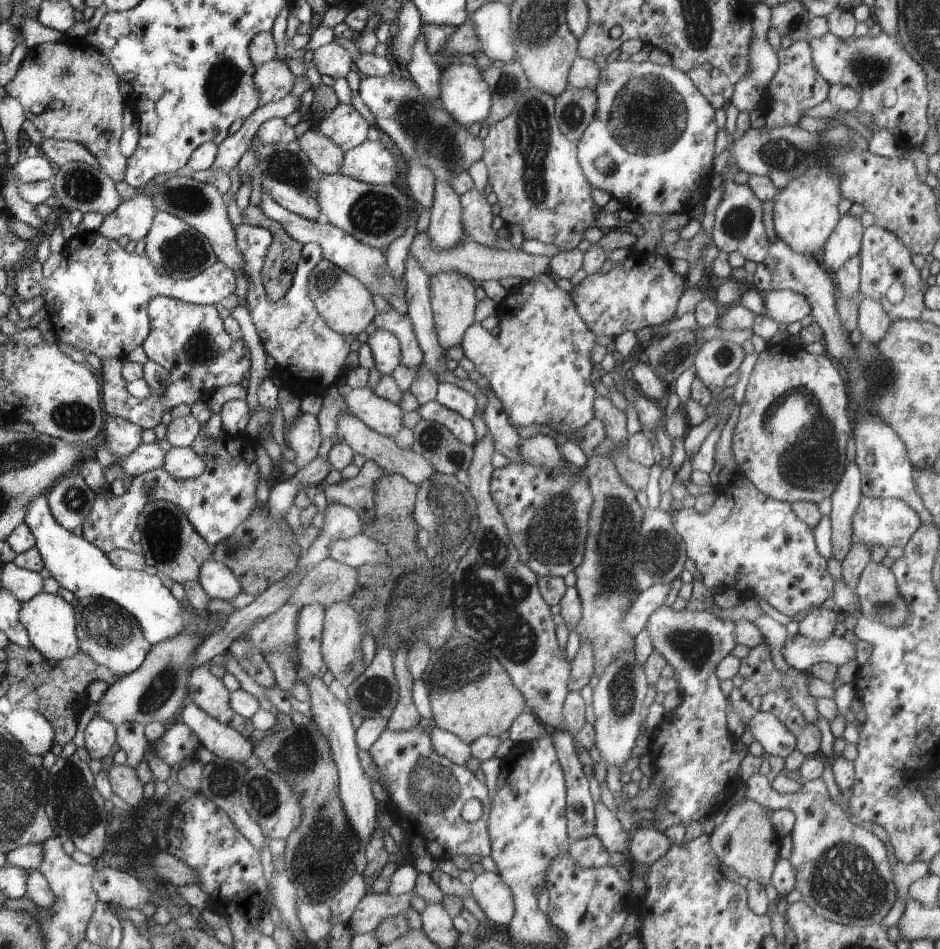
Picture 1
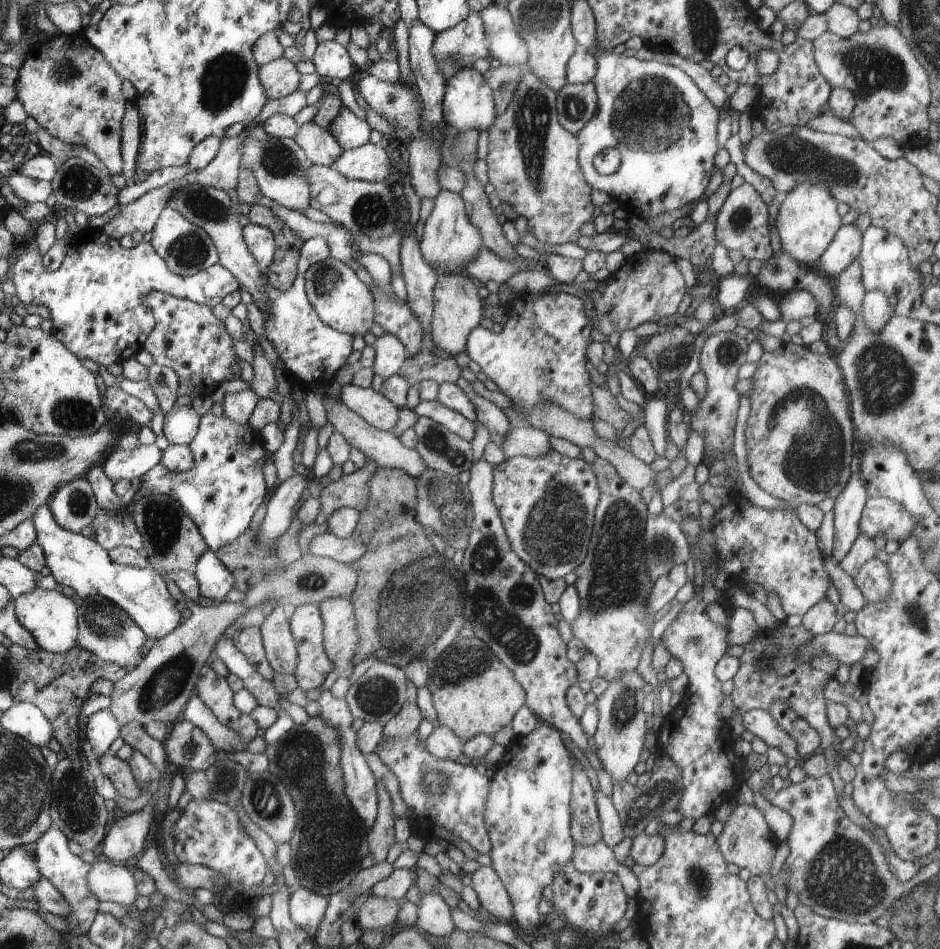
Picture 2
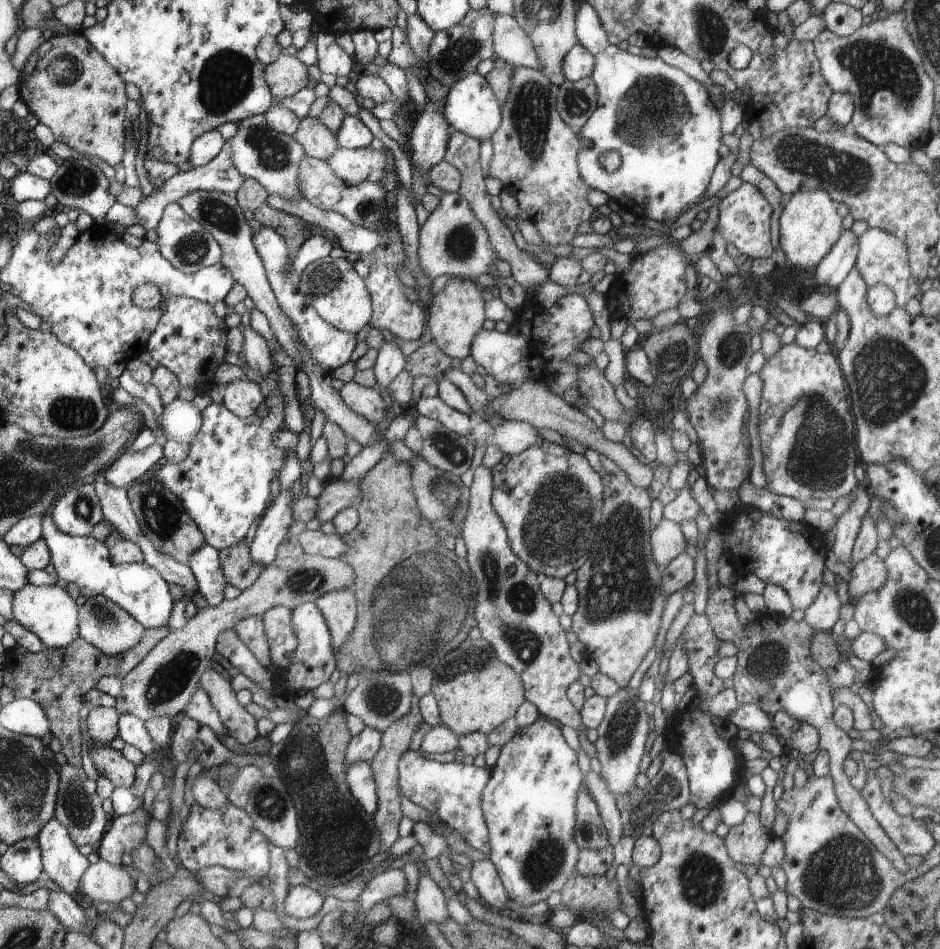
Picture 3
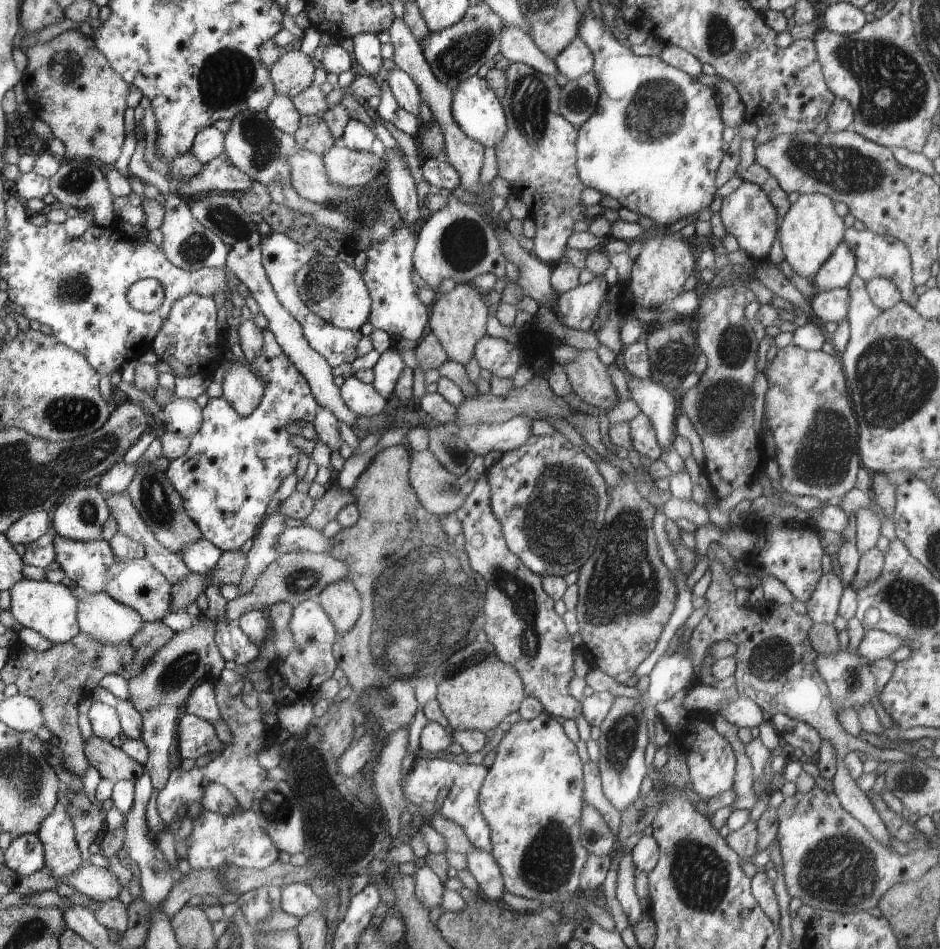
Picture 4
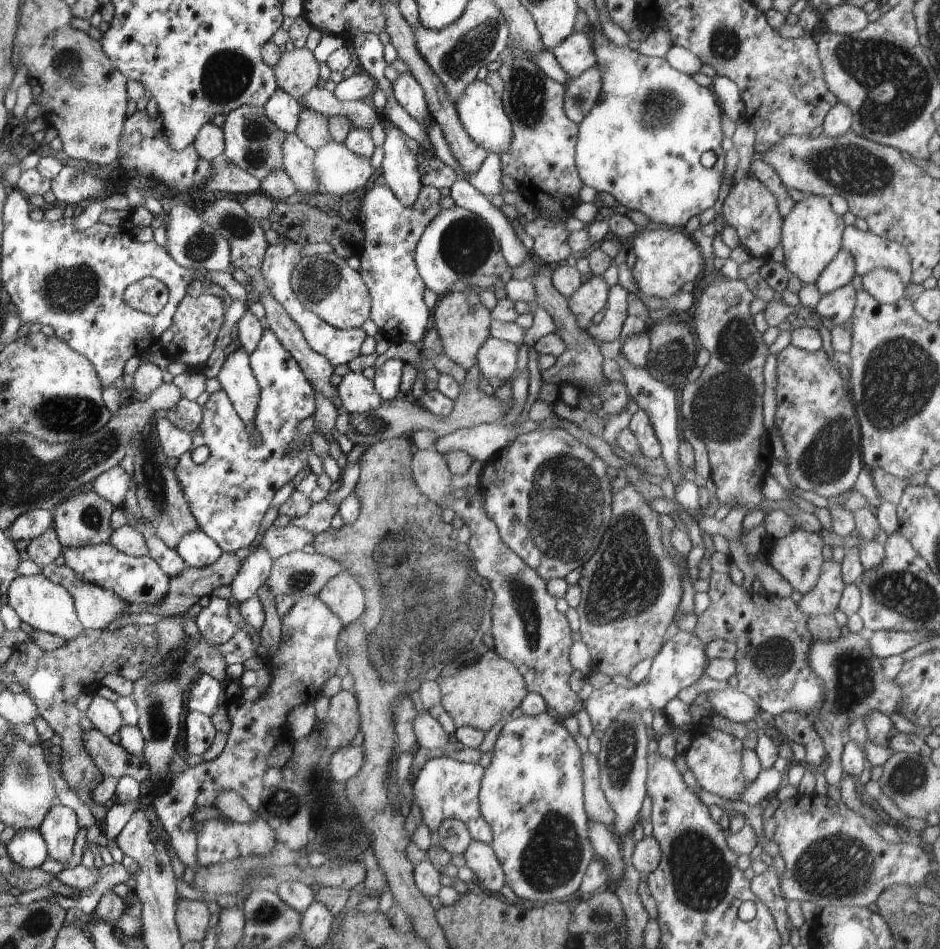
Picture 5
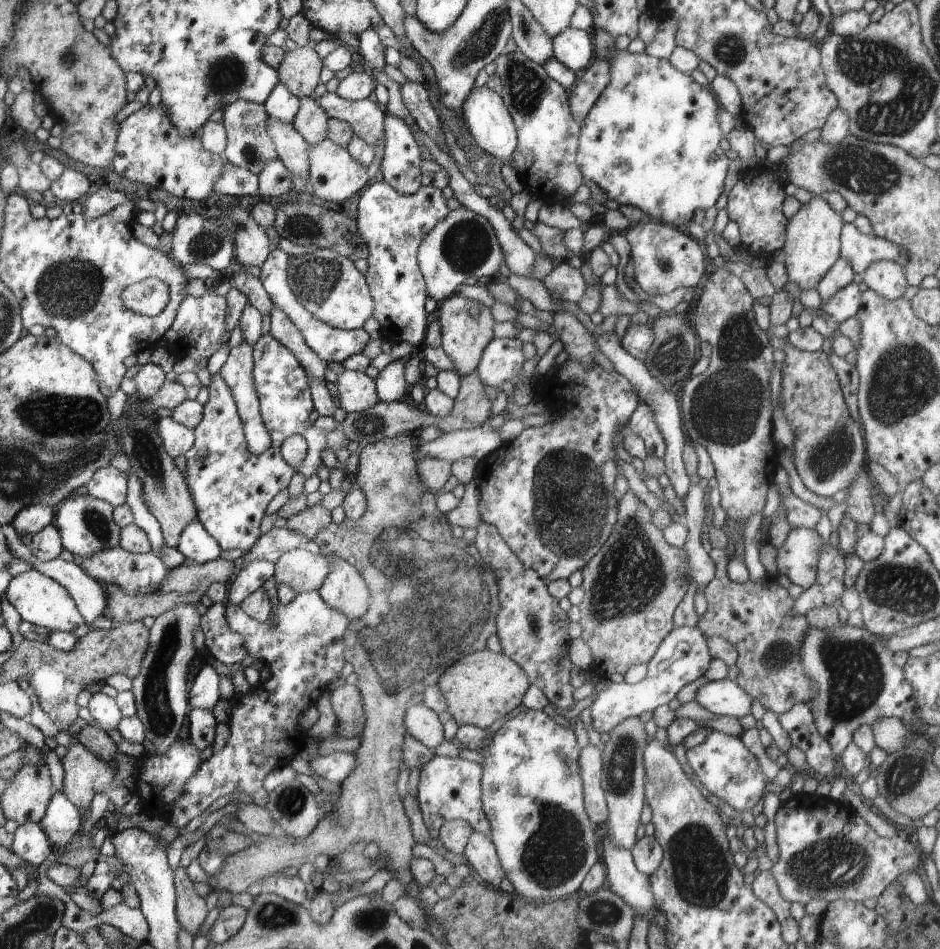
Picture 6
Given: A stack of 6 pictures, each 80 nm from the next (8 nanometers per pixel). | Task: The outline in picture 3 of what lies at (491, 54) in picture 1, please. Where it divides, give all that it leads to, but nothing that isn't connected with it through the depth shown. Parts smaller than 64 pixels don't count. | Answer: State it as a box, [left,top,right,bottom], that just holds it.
[494,14,541,70]

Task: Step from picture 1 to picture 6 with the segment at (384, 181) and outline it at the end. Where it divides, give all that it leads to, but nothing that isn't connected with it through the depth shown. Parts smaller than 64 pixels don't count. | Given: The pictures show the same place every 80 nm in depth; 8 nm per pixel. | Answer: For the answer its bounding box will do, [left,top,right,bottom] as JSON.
[309,138,368,207]

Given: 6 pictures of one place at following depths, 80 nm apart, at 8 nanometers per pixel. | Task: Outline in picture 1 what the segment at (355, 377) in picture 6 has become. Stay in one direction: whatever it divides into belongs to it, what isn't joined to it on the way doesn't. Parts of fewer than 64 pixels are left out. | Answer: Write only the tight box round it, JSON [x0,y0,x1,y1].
[345,387,404,438]

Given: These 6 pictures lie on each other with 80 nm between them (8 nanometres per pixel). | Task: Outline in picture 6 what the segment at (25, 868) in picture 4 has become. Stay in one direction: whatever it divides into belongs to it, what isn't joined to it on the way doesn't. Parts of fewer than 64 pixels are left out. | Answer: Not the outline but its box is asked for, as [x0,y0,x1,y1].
[9,823,53,867]

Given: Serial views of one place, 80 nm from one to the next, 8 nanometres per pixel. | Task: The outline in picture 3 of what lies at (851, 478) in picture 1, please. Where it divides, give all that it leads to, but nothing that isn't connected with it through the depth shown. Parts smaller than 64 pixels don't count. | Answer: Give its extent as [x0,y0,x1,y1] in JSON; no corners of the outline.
[830,484,871,568]

